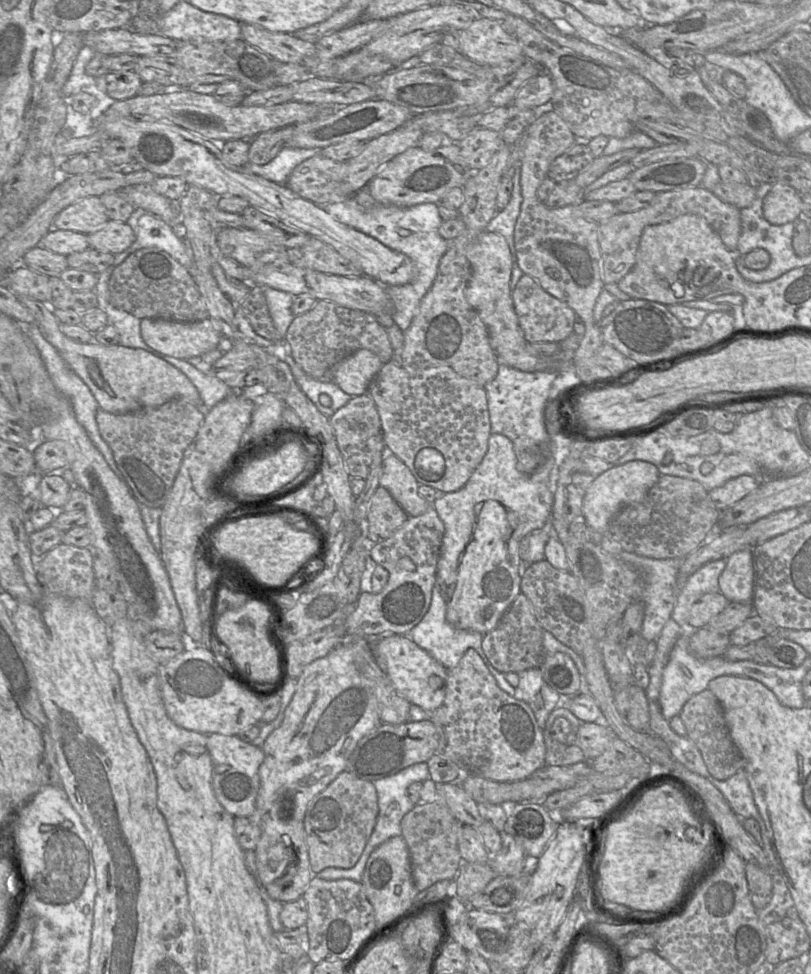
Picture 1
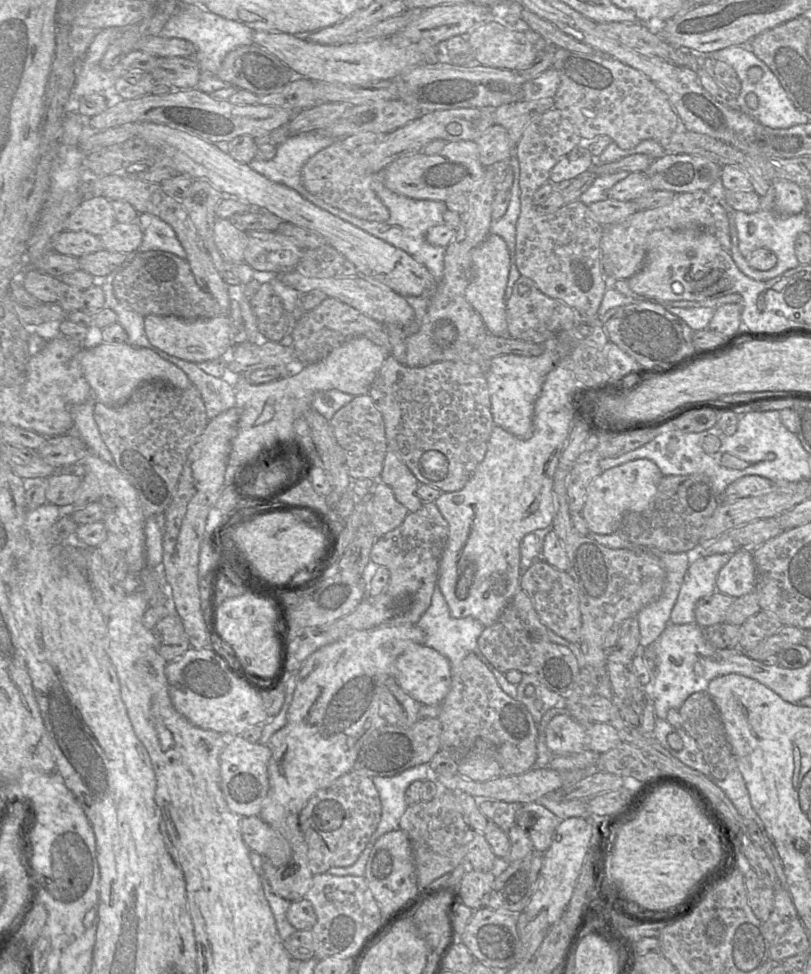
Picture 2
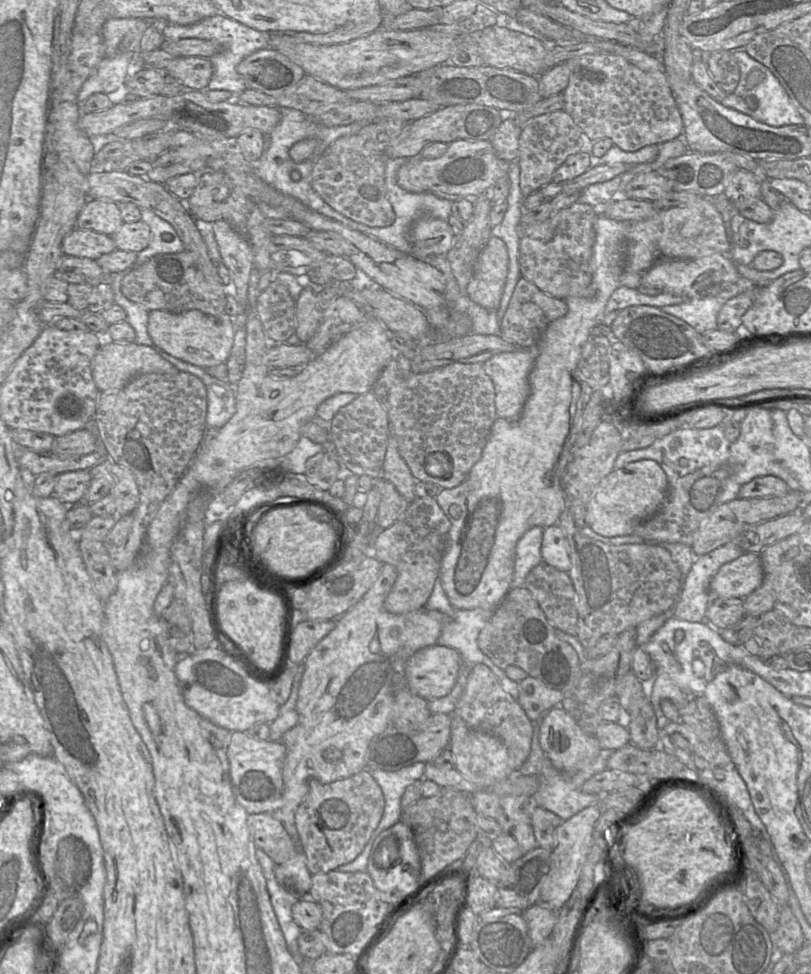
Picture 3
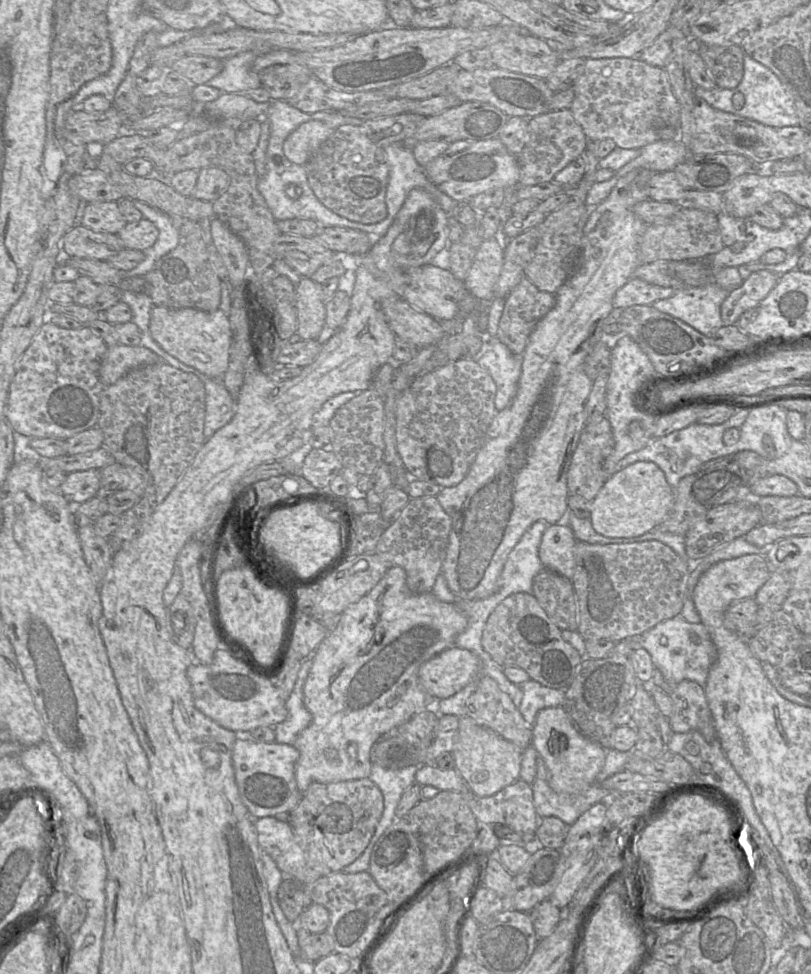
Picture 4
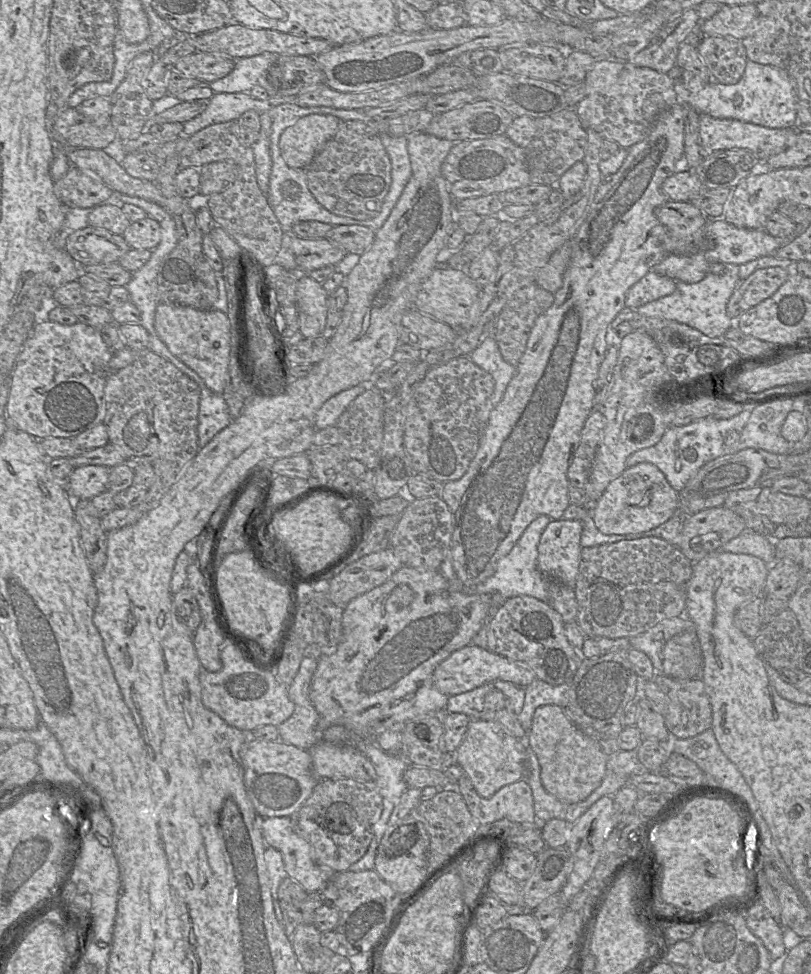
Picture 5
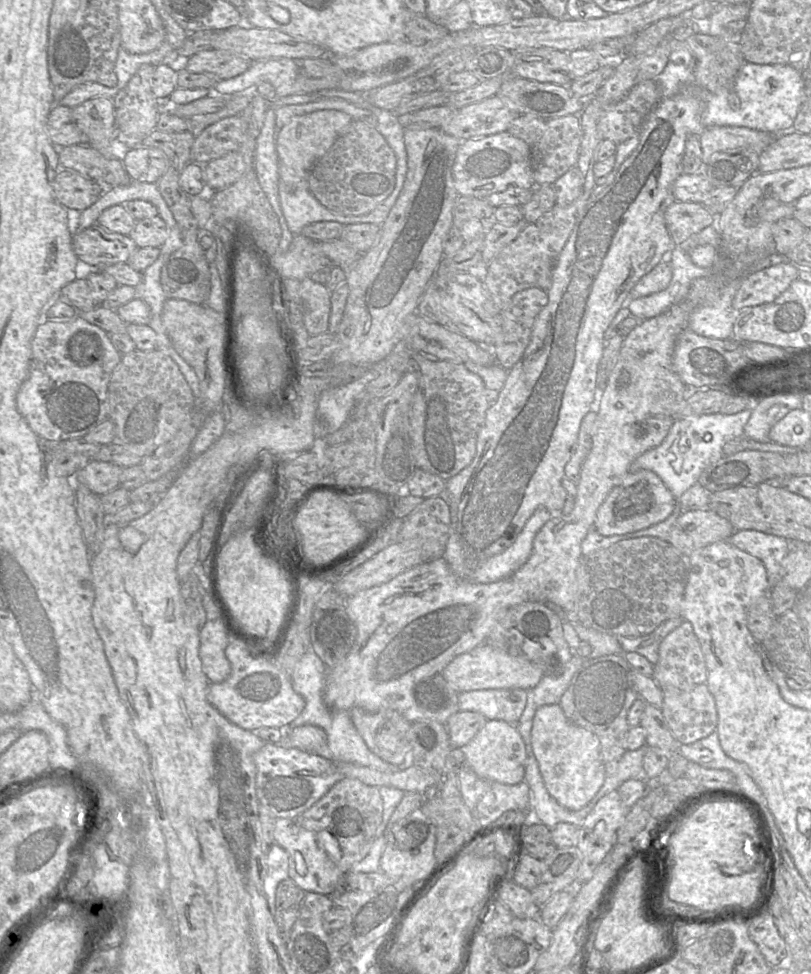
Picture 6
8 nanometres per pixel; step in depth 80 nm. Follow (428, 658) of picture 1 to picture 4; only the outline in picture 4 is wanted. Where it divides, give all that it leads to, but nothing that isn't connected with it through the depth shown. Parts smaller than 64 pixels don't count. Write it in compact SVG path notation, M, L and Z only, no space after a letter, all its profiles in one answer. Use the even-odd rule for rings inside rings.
M454 645L426 661L419 669L418 679L432 698L444 699L464 688L476 674L480 674L477 656Z

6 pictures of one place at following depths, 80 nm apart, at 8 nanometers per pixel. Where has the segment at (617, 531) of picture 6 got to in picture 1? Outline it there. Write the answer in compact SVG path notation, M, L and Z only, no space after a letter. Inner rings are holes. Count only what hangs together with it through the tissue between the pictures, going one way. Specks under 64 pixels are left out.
M632 460L599 474L585 492L582 505L582 517L585 523L597 532L606 533L617 512L626 505L644 500L660 475L655 465L642 460Z

